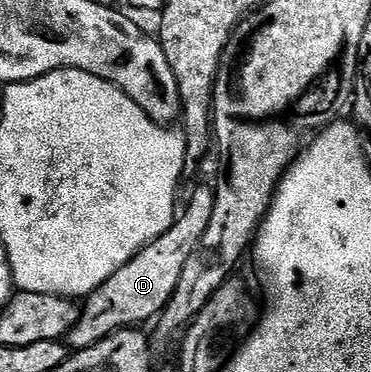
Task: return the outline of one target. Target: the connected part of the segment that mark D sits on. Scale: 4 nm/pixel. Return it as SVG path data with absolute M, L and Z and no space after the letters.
M206 186L206 188L194 189L188 209L185 212L183 209L182 215L172 225L171 230L154 238L154 242L150 242L142 251L134 254L134 258L130 258L130 262L126 262L126 266L122 266L122 270L110 274L110 278L106 282L102 282L102 286L98 286L87 296L80 308L78 322L67 334L67 347L72 350L89 348L102 342L107 336L113 336L114 333L120 332L123 328L136 328L144 326L140 324L146 323L147 320L149 322L155 321L172 297L178 284L178 278L182 278L182 270L185 268L187 260L190 259L190 254L194 254L194 246L198 246L198 242L202 242L202 234L206 234L206 226L210 223L210 213L213 211L214 194L212 188Z

